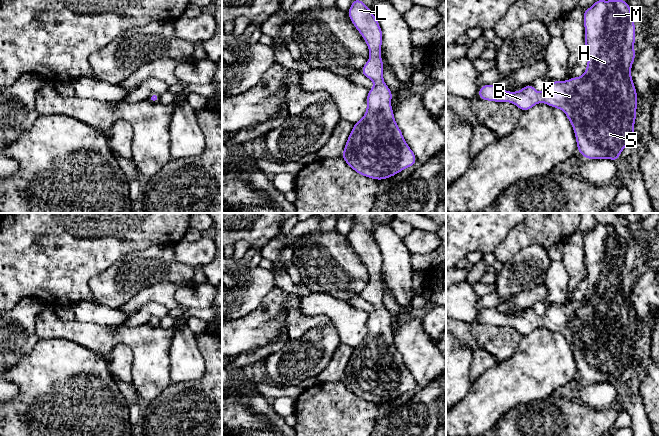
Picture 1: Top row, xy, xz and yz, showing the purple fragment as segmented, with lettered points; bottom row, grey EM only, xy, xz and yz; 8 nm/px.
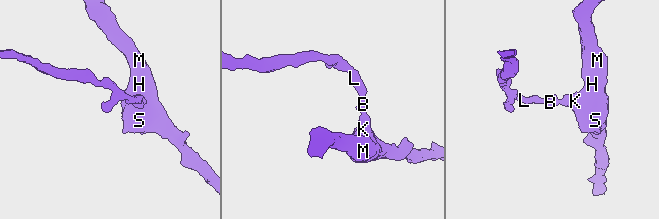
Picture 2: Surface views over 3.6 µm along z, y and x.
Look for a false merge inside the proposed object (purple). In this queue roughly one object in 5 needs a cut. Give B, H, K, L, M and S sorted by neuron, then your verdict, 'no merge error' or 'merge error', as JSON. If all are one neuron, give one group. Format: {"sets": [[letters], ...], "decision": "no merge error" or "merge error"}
{"sets": [["B", "H", "K", "L", "M", "S"]], "decision": "no merge error"}

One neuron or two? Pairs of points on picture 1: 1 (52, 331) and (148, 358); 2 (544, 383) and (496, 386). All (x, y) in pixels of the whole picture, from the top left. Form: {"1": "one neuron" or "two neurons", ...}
{"1": "one neuron", "2": "one neuron"}

